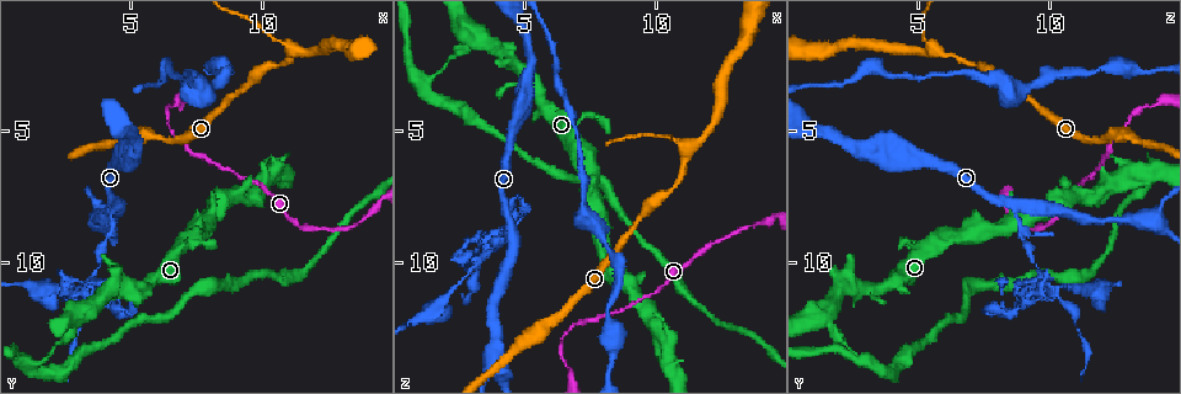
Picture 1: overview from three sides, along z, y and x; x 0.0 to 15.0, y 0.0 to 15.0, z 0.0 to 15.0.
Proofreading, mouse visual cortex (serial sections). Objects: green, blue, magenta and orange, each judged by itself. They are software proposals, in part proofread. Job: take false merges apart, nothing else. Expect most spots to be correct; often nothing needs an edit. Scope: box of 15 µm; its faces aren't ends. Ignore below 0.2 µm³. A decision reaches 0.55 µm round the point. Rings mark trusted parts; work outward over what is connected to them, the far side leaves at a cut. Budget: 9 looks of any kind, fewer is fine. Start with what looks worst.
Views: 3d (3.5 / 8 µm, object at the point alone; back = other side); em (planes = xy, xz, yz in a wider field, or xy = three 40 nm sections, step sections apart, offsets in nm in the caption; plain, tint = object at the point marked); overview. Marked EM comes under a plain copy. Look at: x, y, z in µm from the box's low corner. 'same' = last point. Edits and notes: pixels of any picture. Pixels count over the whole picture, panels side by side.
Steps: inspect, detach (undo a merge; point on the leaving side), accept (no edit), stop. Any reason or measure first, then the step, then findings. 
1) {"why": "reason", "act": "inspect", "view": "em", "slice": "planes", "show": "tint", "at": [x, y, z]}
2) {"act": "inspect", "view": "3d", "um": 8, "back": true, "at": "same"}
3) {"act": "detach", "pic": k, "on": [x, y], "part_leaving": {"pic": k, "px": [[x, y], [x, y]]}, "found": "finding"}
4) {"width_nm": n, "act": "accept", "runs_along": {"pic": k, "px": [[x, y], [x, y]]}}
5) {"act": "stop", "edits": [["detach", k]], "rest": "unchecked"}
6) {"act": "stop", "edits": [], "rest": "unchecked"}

{"why": "side arm on a straight run", "act": "inspect", "view": "em", "slice": "xy", "step": 1, "show": "tint", "at": [4.6, 7.9, 8.8]}

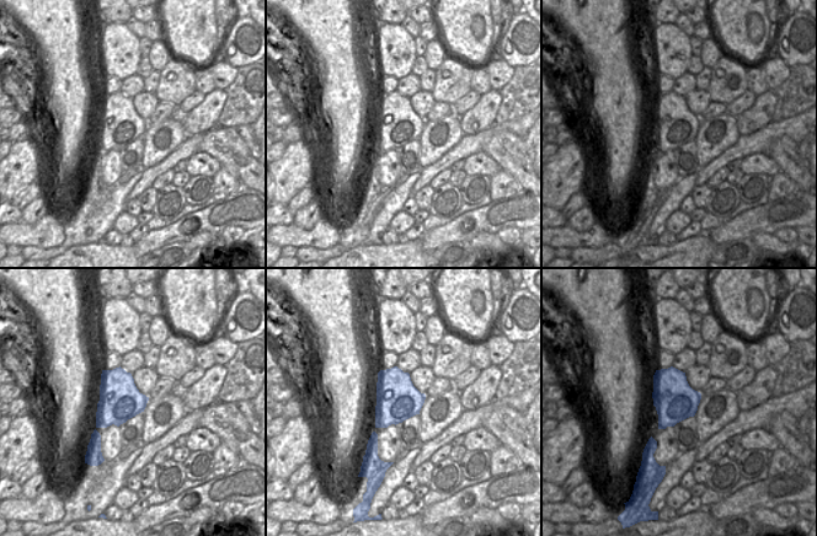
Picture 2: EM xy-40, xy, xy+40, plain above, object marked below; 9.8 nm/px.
{"why": "see where the arms go", "act": "inspect", "view": "3d", "um": 3.5, "at": "same"}

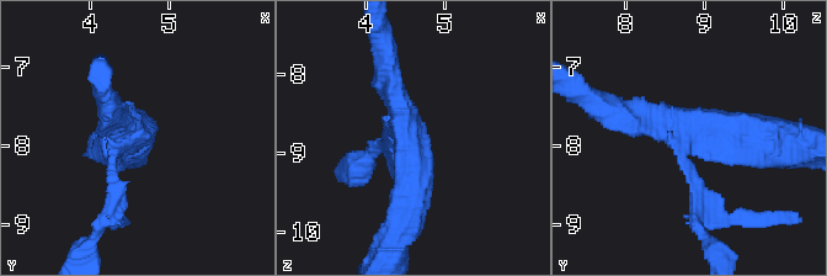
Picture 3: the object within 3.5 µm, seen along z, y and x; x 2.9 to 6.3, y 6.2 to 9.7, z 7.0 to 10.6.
{"act": "detach", "pic": 3, "on": [698, 194], "part_leaving": {"pic": 3, "px": [[681, 153], [715, 254]]}, "found": "a second cell is stuck on"}

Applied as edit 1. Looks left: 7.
{"why": "branch point", "act": "inspect", "view": "3d", "um": 3.5, "at": [11.2, 1.9, 5.6]}

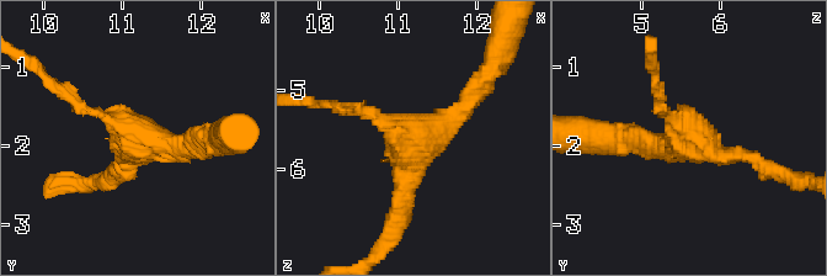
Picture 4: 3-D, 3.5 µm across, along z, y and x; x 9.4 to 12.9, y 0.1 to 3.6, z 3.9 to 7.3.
{"why": "now the EM", "act": "inspect", "view": "em", "slice": "xy", "step": 1, "show": "tint", "at": [11.30, 1.95, 5.65]}

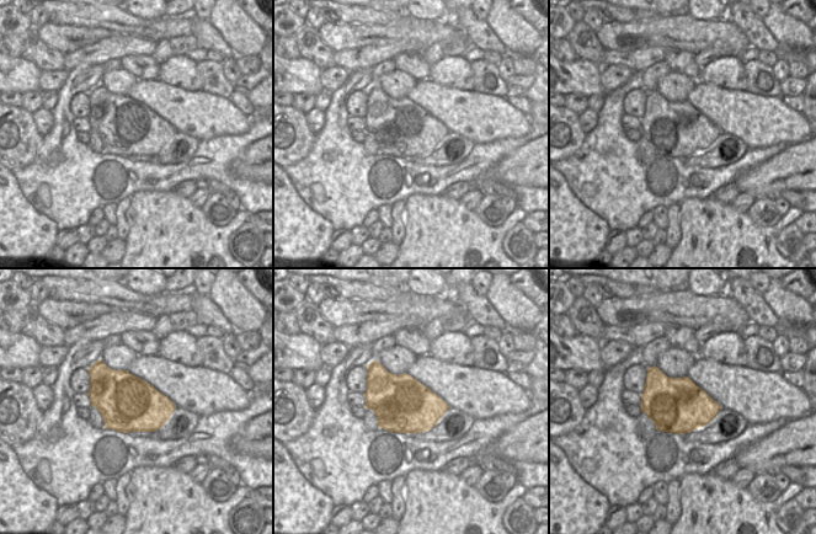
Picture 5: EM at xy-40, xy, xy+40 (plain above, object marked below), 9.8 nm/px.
{"why": "another direction", "act": "inspect", "view": "em", "slice": "xy", "step": 5, "show": "tint", "at": "same"}

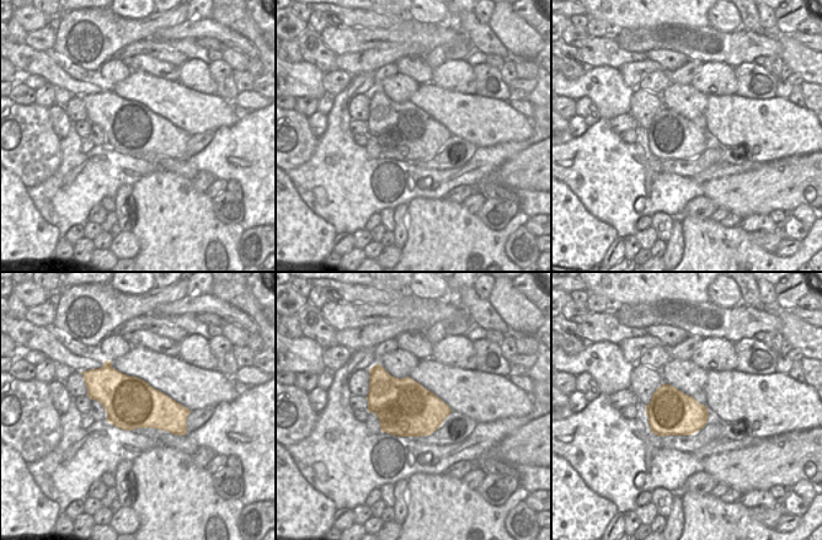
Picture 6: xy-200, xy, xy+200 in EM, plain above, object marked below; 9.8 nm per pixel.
{"act": "accept", "found": "one cell here"}

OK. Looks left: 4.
{"why": "sudden change in width", "act": "inspect", "view": "3d", "um": 3.5, "at": [3.7, 7.7, 14.3]}

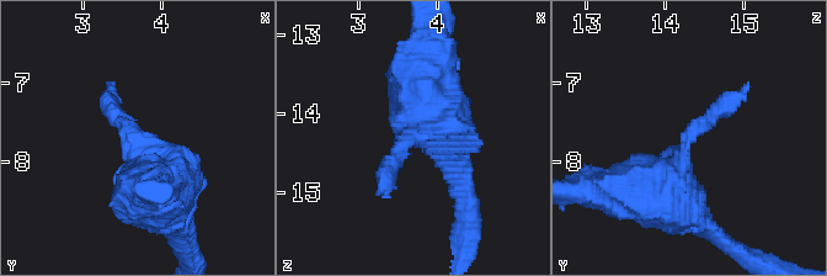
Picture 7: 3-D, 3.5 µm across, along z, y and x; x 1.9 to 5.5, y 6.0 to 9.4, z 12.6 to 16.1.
{"why": "need the tissue", "act": "inspect", "view": "em", "slice": "xy", "step": 3, "show": "tint", "at": [3.60, 7.65, 14.35]}

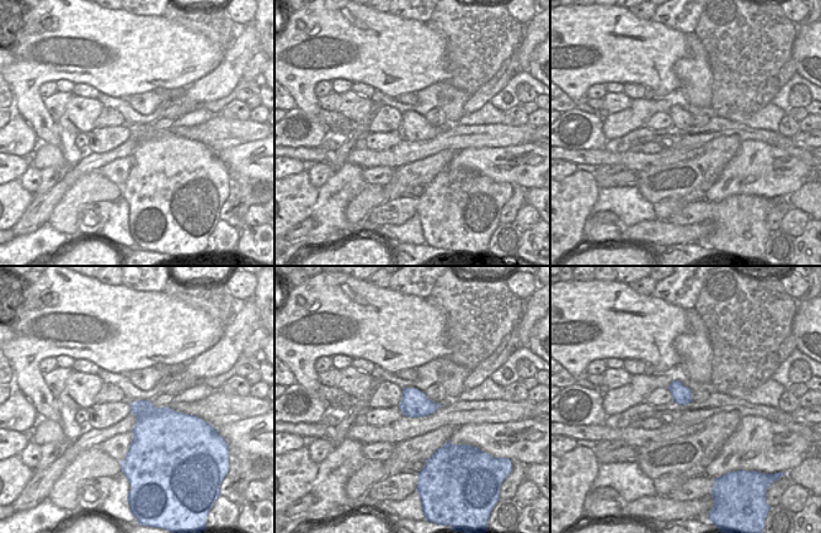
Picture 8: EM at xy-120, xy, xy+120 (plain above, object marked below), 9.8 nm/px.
{"act": "inspect", "view": "em", "slice": "xy", "step": 5, "show": "tint", "at": "same"}

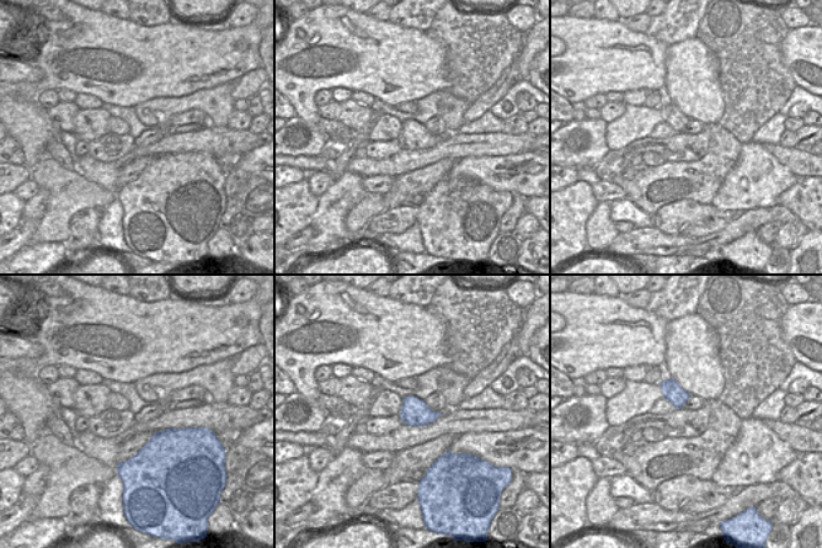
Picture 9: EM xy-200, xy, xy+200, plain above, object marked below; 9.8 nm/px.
{"width_nm": 260, "act": "accept", "runs_along": {"pic": 7, "px": [[651, 191], [742, 89]]}, "found": "continuous, no second cell"}

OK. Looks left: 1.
{"act": "stop", "edits": [["detach", 3]], "rest": "unchecked"}

